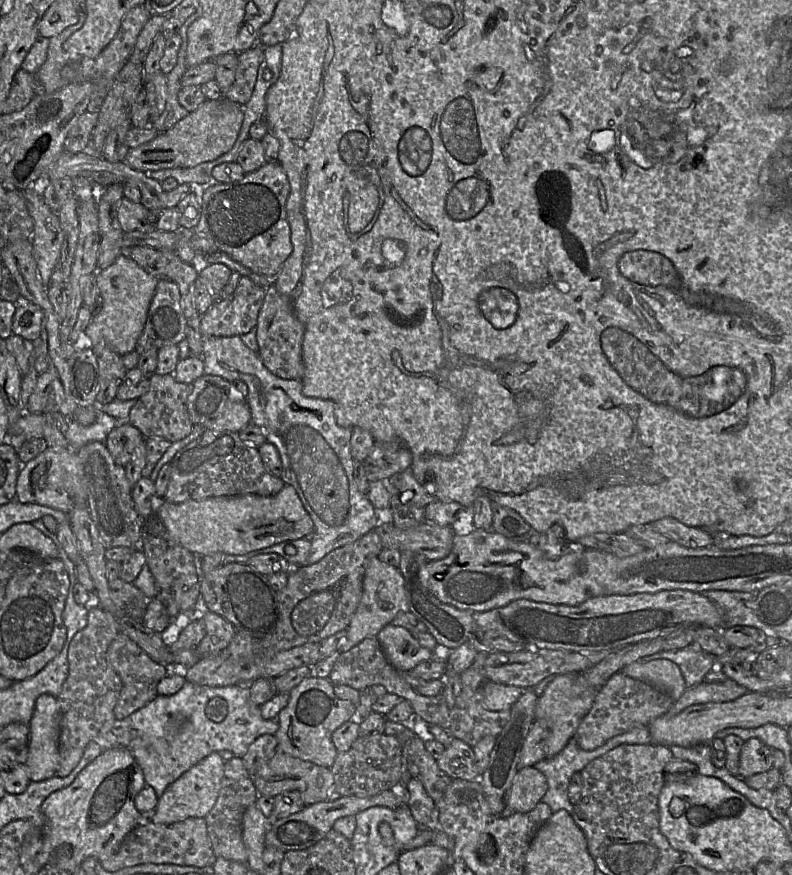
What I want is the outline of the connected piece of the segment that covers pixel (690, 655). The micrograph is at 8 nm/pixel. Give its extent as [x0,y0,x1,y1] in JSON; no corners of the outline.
[637,646,717,689]

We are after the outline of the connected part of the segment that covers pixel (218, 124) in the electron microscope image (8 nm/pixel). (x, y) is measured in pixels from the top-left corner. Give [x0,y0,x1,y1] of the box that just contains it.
[125,98,243,172]

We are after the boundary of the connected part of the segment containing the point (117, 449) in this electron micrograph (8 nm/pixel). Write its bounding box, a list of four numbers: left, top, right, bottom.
[104,424,145,467]

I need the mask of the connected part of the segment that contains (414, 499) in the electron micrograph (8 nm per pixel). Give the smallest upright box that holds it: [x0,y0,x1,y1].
[386,467,436,507]

